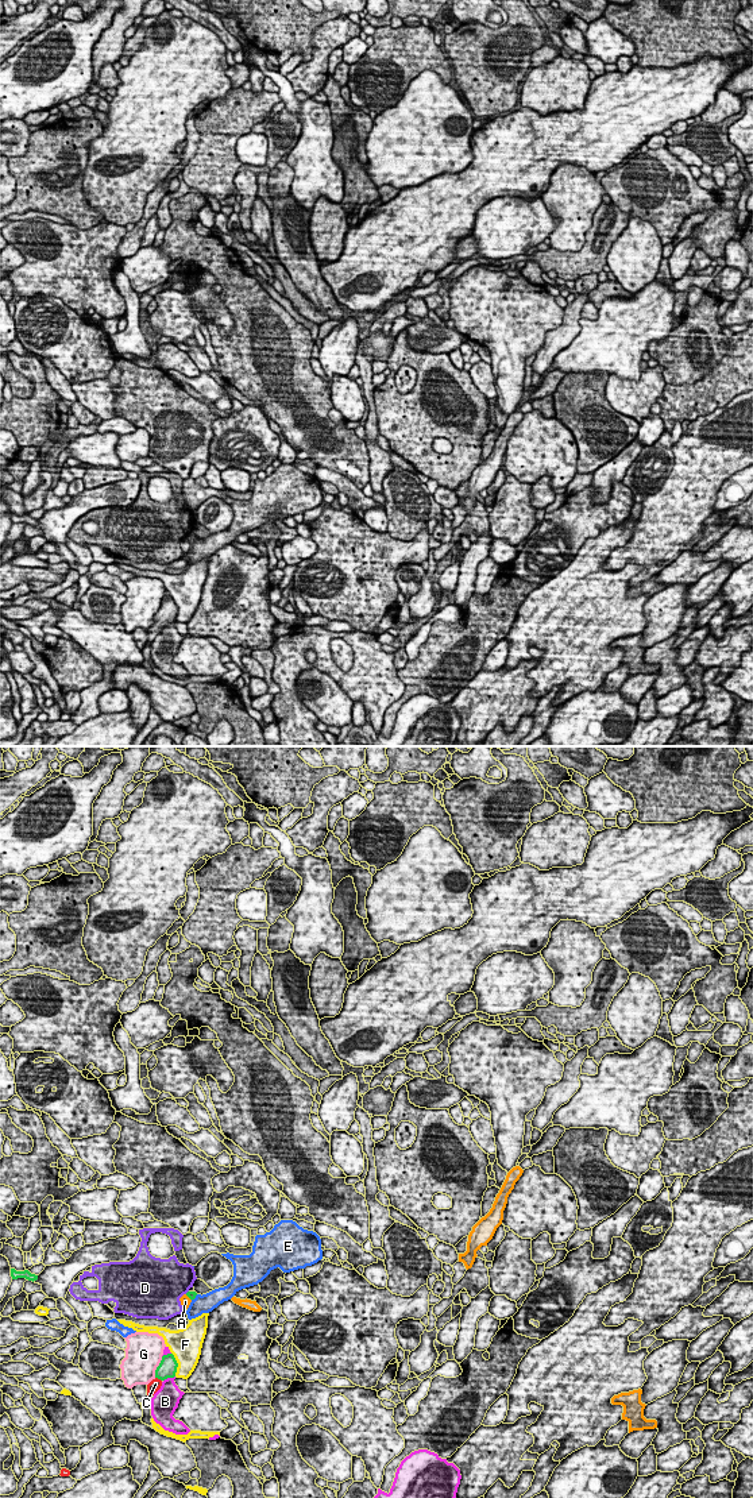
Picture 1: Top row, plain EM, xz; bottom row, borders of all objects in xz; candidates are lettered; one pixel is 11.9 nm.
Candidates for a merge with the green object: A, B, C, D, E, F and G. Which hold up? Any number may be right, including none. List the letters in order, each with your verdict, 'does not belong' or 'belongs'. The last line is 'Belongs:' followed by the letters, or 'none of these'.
A: does not belong
B: does not belong
C: belongs
D: does not belong
E: does not belong
F: does not belong
G: does not belong
Belongs: C

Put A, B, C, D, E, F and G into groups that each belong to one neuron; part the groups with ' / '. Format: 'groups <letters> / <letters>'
groups A / B / C / D / E / F / G

